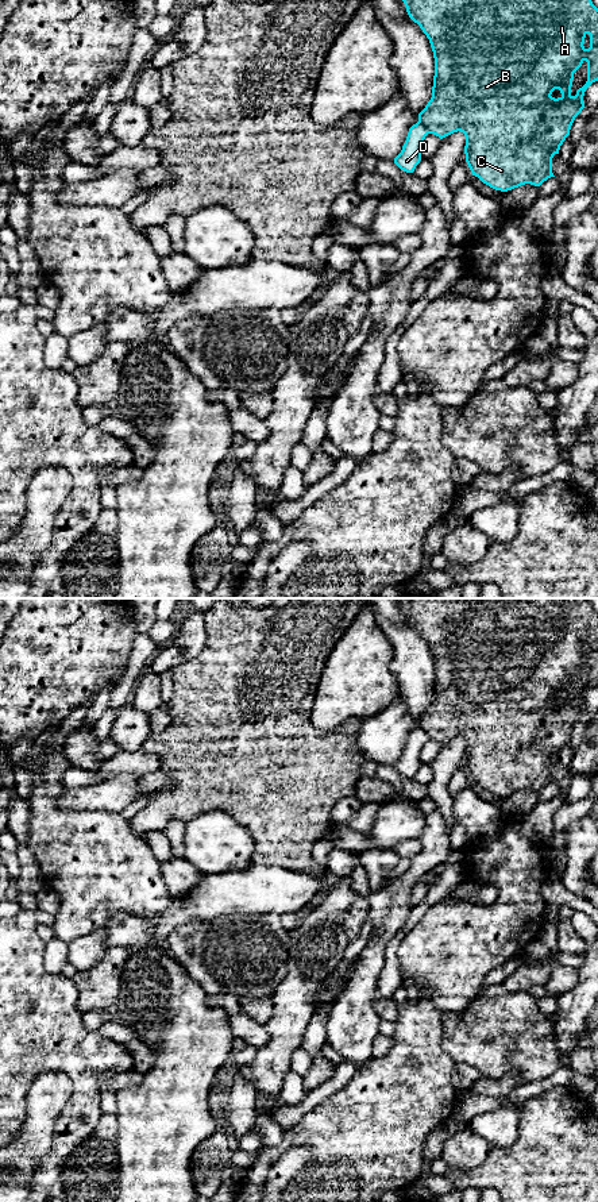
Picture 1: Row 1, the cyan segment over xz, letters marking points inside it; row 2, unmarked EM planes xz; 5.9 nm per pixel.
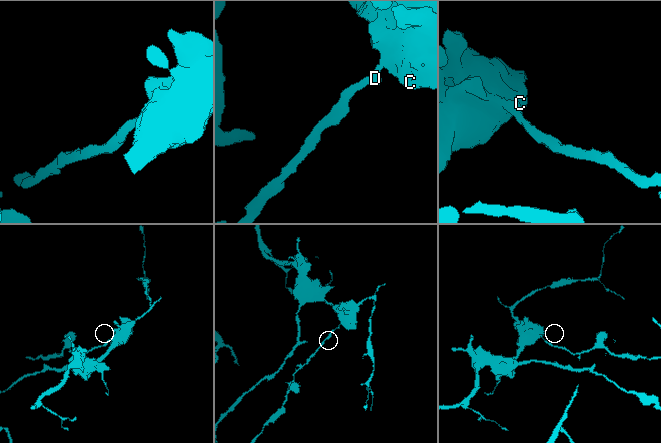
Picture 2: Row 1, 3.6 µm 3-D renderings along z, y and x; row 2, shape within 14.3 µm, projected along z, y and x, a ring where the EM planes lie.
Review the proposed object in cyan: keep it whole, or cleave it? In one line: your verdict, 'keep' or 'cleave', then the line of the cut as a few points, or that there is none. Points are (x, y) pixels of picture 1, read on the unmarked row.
cleave | xz (419, 725), (429, 738)

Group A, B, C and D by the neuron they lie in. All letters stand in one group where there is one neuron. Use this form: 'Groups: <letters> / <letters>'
Groups: A B C / D

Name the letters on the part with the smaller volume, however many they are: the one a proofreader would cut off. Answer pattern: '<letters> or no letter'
D

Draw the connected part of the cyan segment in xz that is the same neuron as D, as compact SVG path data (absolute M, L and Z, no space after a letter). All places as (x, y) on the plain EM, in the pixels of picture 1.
M420 727L409 733L401 758L394 763L394 768L406 778L413 778L421 766L421 748L428 740L428 735Z

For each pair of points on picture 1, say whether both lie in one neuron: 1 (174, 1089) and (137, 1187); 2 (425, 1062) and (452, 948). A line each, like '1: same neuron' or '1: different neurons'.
1: same neuron
2: different neurons

